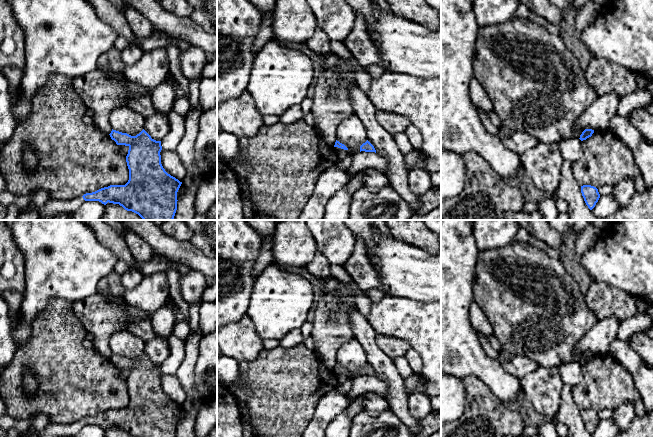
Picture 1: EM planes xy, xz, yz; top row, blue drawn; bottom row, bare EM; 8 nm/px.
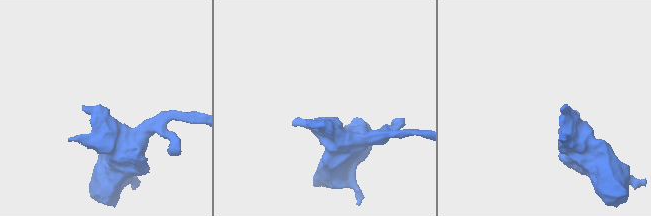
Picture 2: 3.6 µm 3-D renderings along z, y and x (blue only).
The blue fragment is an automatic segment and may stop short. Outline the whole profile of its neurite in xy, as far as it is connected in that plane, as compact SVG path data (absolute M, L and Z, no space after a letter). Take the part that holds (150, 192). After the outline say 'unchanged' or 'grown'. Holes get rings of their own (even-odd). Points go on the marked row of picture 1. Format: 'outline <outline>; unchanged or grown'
outline M143 129L136 136L116 130L109 134L117 145L129 147L126 162L129 180L125 185L110 185L82 197L85 201L119 204L127 211L138 214L143 220L173 220L177 210L177 192L182 184L168 174L161 164L161 141L156 141Z; unchanged

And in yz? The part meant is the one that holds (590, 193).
outline M591 185L581 186L581 193L588 208L592 210L600 198L598 189Z; unchanged

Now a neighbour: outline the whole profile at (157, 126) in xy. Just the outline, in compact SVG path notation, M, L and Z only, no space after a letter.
M157 113L146 117L143 129L151 136L152 139L161 141L170 130L168 115Z

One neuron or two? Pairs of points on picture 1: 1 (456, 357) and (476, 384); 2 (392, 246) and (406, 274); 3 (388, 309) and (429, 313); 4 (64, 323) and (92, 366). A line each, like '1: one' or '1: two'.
1: two
2: one
3: one
4: one

